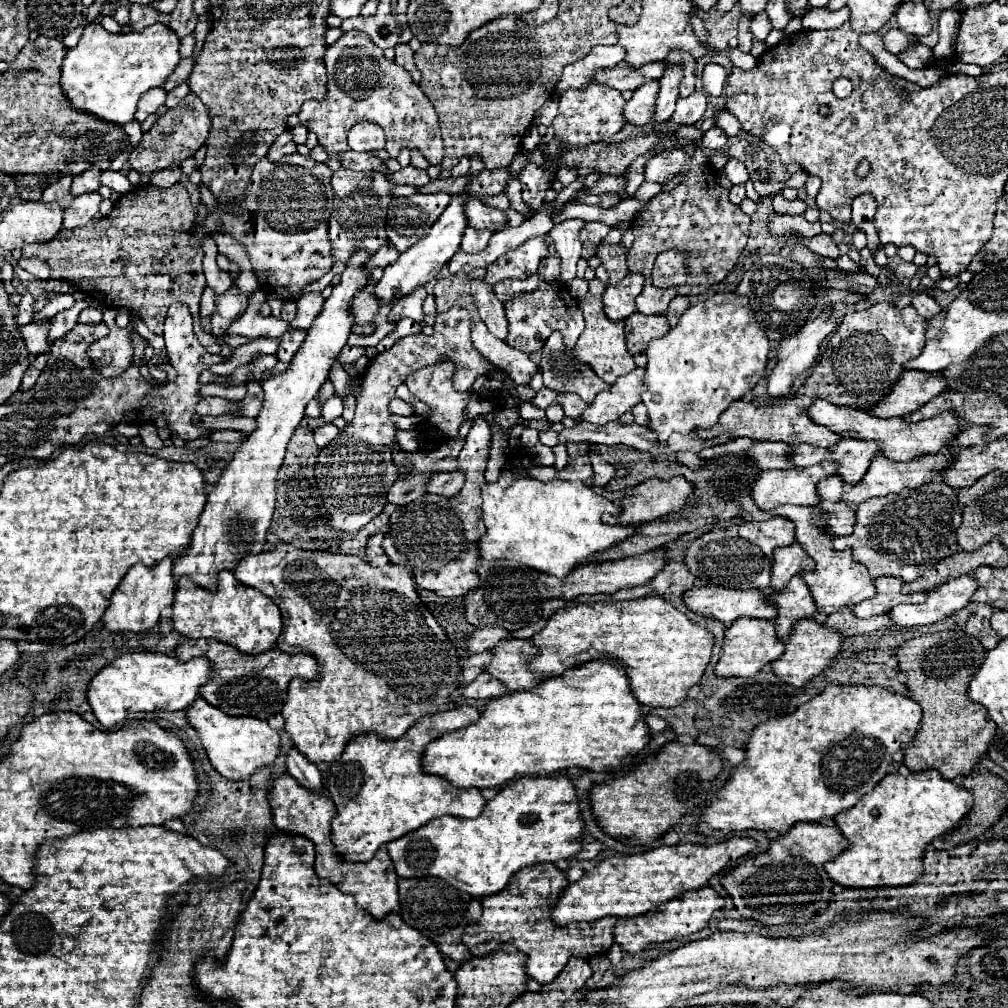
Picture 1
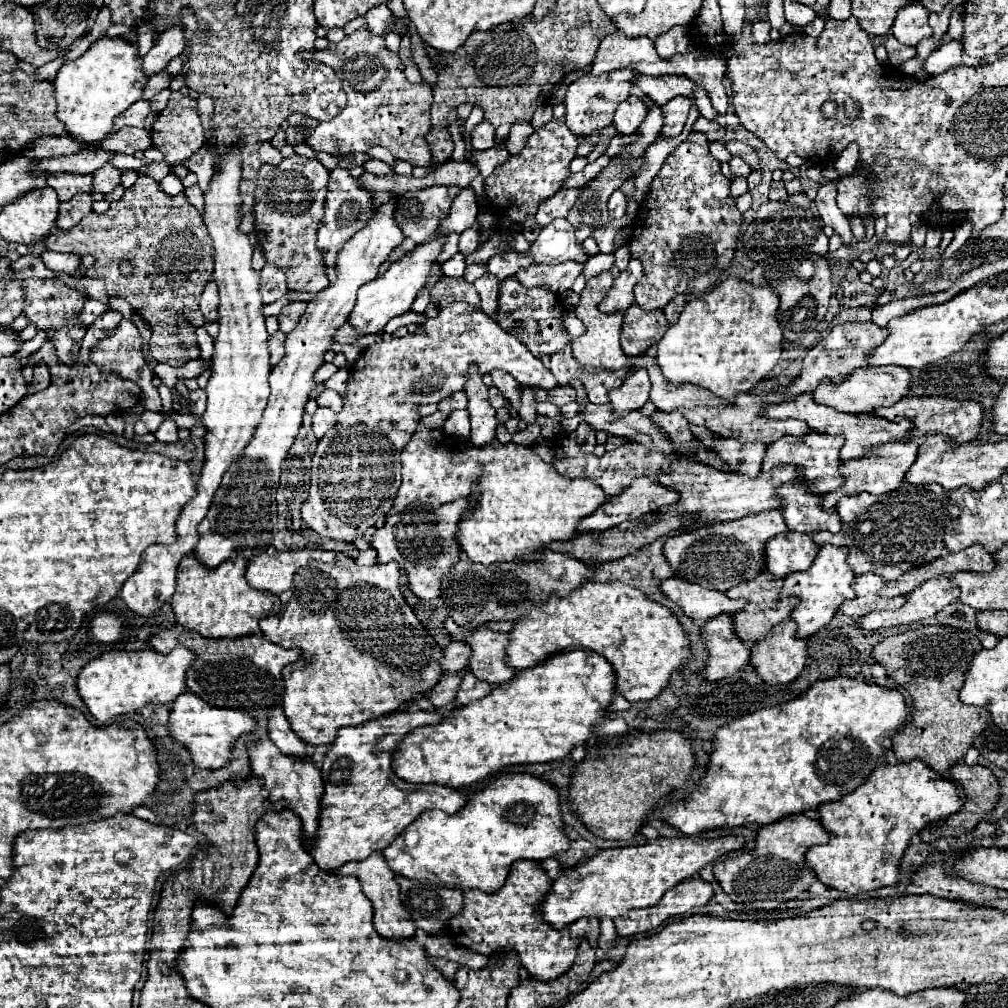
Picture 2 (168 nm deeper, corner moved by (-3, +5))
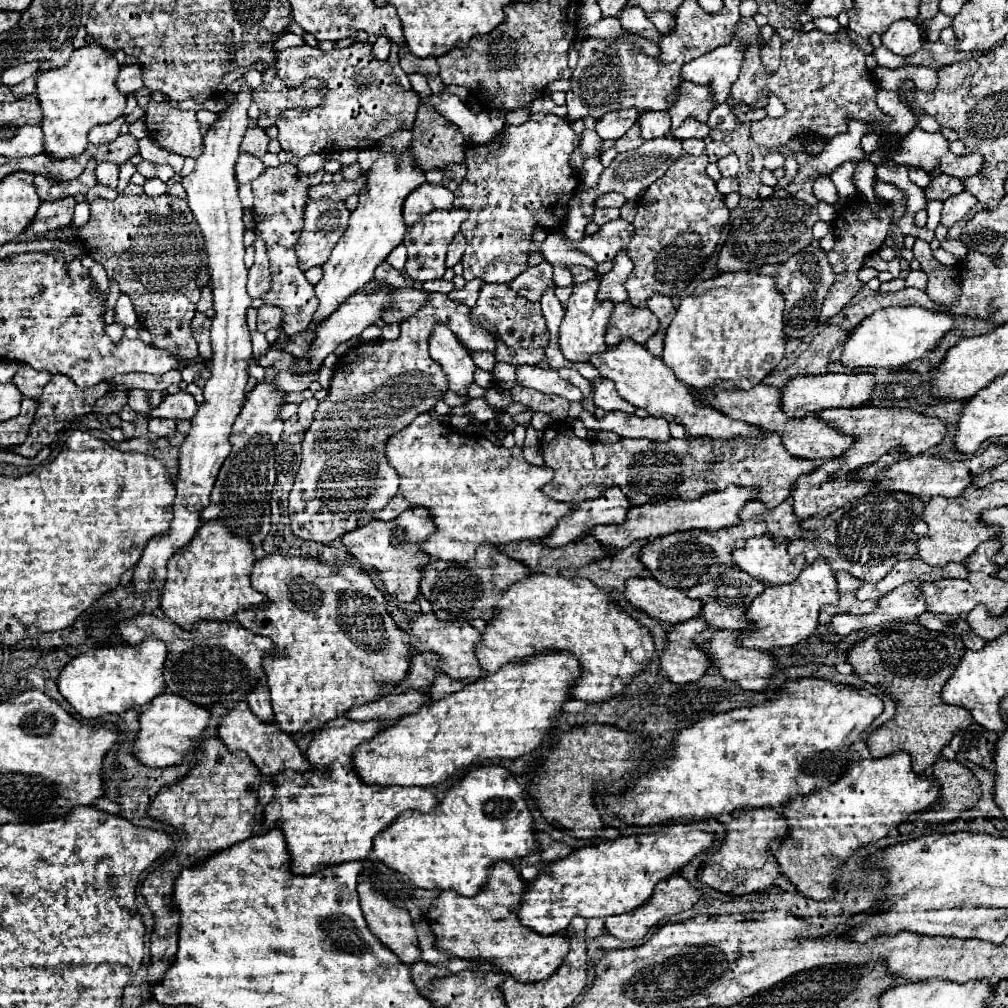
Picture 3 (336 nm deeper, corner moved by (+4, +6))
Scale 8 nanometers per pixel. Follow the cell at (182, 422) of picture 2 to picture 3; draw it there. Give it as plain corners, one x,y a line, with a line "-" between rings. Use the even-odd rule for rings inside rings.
132,389
132,391
128,391
128,405
130,405
136,413
142,413
142,415
148,415
148,413
150,413
148,399
144,397
144,393
142,393
140,389

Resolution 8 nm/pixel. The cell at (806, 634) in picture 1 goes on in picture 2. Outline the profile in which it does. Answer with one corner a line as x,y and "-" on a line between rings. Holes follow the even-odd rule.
785,620
781,624
777,624
769,636
765,636
761,642
753,644
753,652
751,652
751,664
755,666
757,674
763,676
763,680
767,680
769,684
787,684
793,682
805,668
807,658
809,658
809,640
797,638
797,624
793,620

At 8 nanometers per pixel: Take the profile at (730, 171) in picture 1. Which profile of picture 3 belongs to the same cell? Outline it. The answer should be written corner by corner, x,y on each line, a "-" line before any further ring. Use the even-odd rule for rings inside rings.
730,153
728,157
718,161
718,169
720,169
722,177
736,177
738,175
738,157
734,153

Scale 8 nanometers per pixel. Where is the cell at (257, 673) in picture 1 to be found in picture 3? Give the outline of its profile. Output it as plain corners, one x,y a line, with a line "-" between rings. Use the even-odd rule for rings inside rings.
136,615
132,619
120,621
118,631
128,645
140,645
142,637
162,639
168,647
168,657
164,661
166,693
180,695
196,705
246,701
248,691
260,679
264,679
262,657
274,647
274,643
268,637
254,635
240,623
228,623
228,621
200,619
192,625
190,631
184,631
168,617

